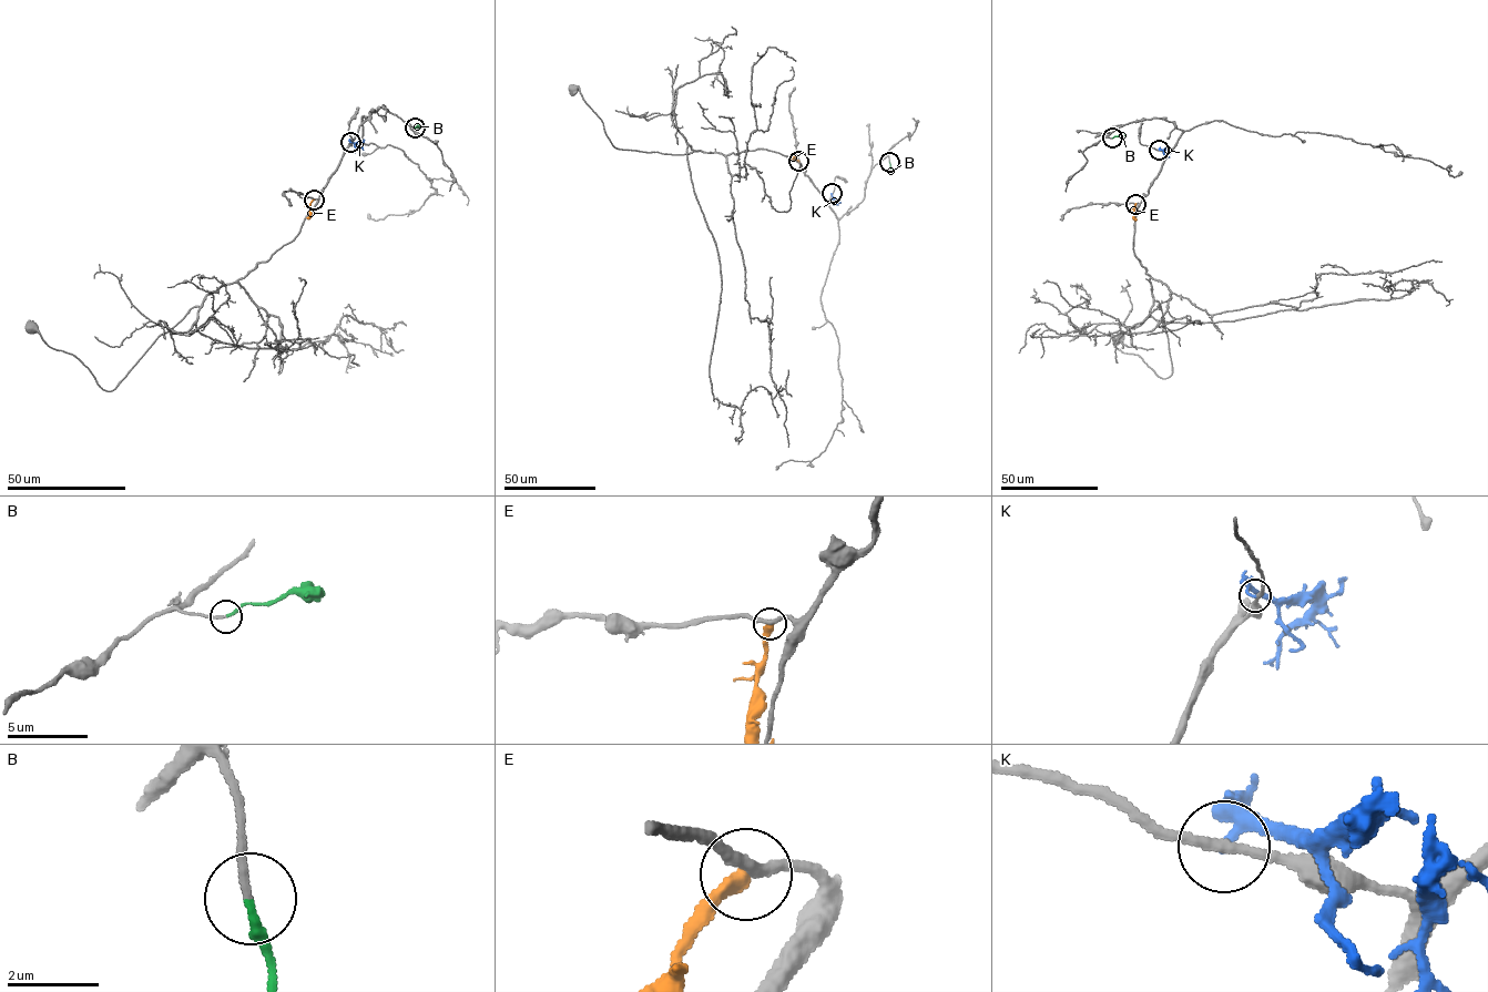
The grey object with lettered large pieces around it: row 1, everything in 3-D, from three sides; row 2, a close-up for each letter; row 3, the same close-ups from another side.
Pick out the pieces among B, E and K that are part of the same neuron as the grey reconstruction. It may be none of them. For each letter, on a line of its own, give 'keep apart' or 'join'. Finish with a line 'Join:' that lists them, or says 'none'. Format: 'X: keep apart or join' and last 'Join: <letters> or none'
B: join
E: keep apart
K: keep apart
Join: B

